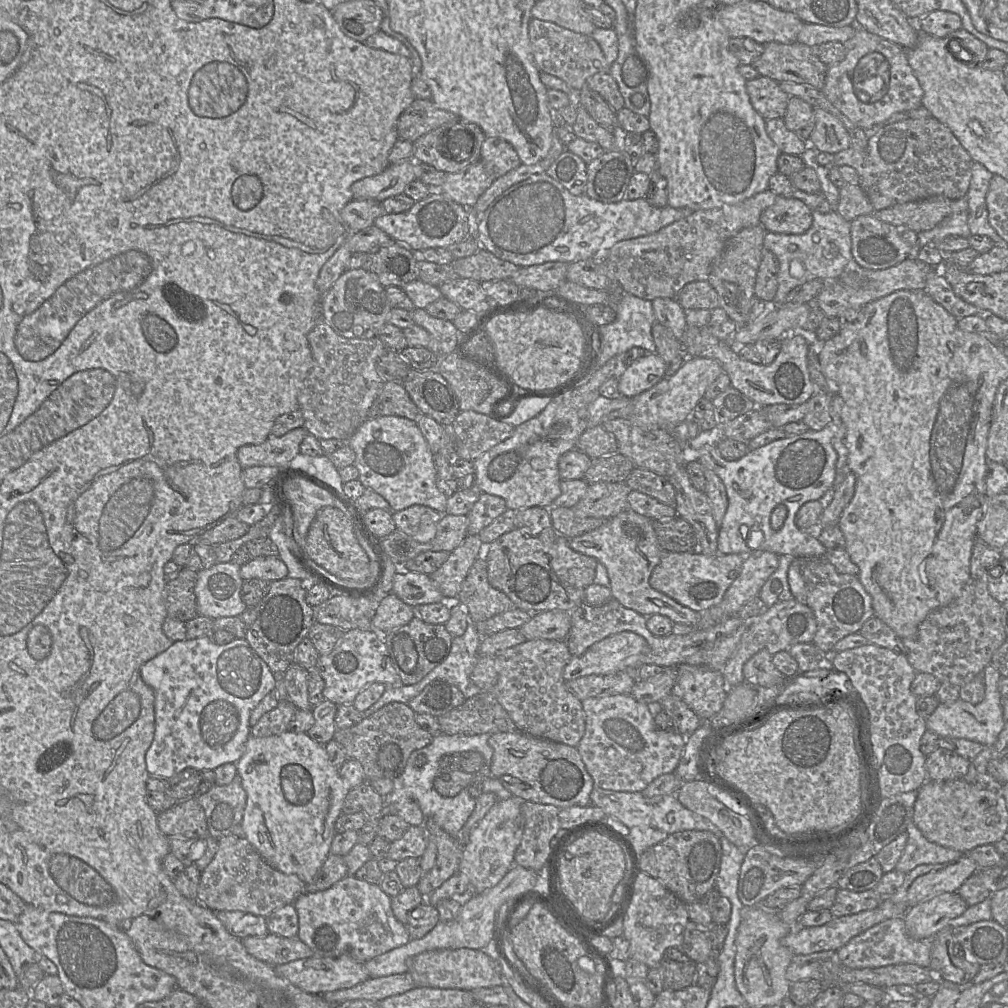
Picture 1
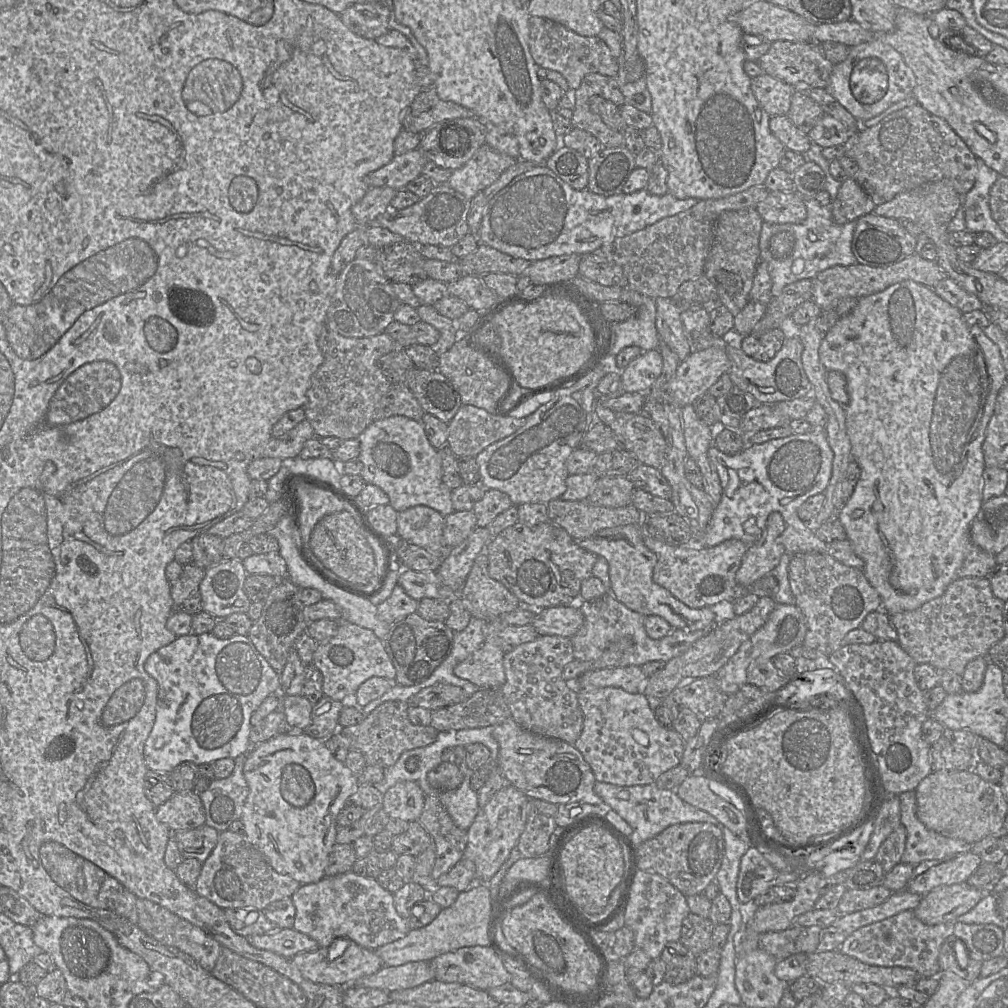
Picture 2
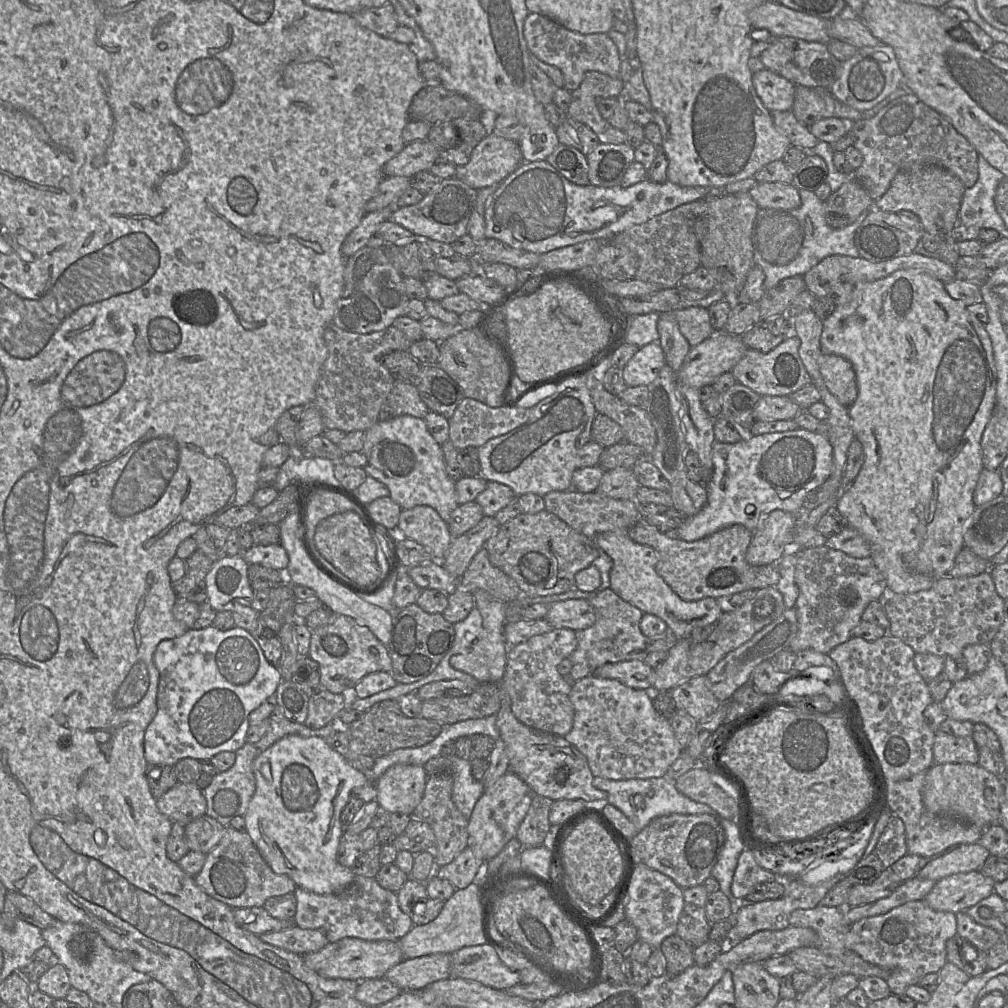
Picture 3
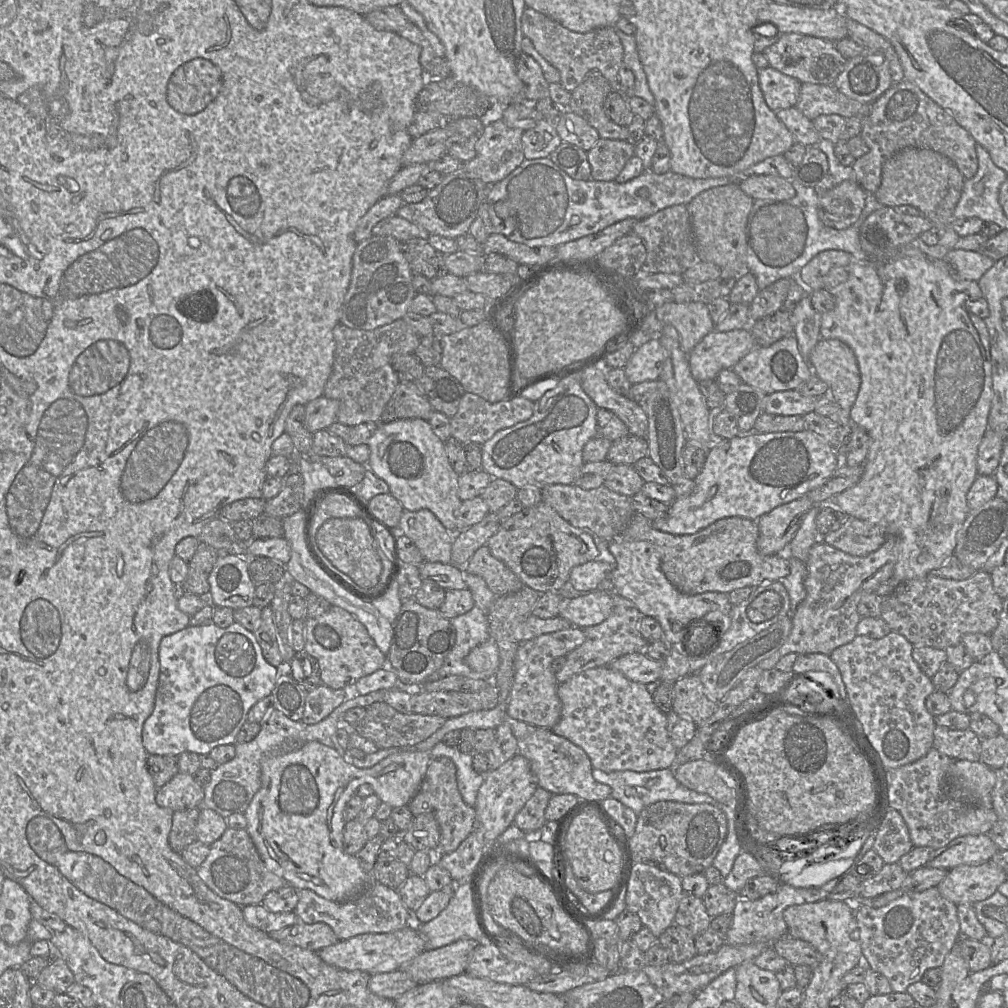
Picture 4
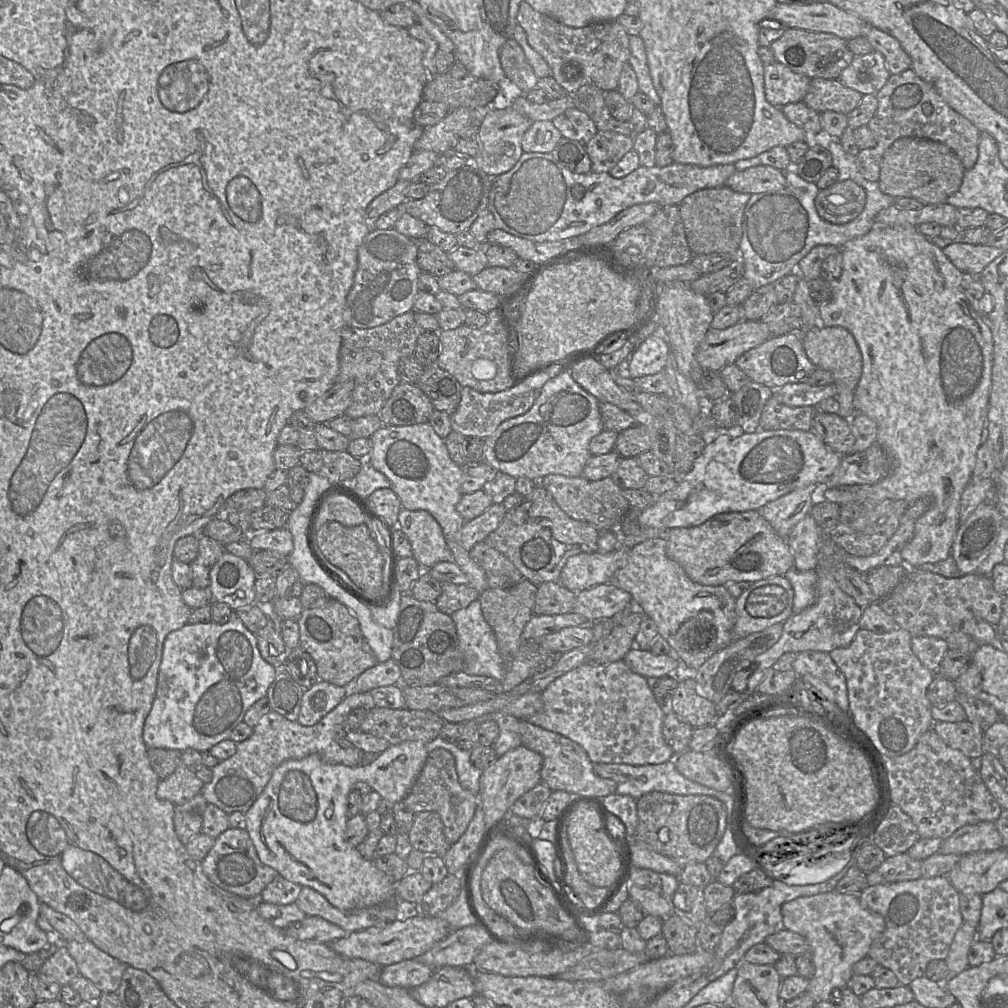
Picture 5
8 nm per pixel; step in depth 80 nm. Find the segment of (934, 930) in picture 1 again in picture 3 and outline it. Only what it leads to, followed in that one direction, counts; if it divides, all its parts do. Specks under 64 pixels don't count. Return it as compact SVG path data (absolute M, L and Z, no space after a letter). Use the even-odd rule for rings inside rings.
M979 870L956 873L937 881L923 899L935 911L965 911L995 892L996 882Z

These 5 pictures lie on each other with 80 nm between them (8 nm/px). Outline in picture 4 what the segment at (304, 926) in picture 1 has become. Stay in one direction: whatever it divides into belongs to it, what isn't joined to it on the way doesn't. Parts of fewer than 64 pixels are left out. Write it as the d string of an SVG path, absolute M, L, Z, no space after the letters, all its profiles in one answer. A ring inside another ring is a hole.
M373 879L358 896L344 902L324 899L309 889L298 890L298 903L294 912L299 922L306 924L326 923L340 941L361 934L397 931L408 926L413 920L413 914L405 907L398 891Z

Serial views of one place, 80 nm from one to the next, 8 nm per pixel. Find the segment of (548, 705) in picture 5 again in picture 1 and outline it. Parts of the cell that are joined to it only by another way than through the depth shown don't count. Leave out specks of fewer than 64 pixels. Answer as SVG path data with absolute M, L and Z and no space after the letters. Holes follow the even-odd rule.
M630 694L591 697L581 703L585 714L585 733L577 749L594 785L606 790L642 792L657 777L675 771L684 752L686 737L658 730L648 704L637 701Z

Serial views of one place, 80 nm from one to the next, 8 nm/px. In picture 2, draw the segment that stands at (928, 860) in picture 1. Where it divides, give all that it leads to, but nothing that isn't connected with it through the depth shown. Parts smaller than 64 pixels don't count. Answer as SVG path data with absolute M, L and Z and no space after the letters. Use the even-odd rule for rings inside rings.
M915 790L899 794L898 799L901 824L907 832L901 862L916 866L925 860L943 859L971 851L972 844L928 829L918 819Z

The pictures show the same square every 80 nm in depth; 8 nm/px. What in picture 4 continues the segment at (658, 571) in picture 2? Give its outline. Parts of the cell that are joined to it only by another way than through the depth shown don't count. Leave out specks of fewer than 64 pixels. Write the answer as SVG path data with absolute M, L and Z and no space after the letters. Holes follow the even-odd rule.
M634 512L623 532L623 539L648 541L659 548L661 570L681 593L696 595L705 592L731 591L743 587L755 588L762 583L785 578L790 573L787 553L762 555L758 552L757 521L734 516L722 518L691 535L674 535L655 529L652 521Z

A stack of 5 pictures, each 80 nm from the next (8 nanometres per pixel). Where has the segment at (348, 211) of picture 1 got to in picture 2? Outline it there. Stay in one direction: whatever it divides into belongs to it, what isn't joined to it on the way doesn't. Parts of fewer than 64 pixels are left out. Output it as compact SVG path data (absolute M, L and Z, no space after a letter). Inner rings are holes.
M388 186L369 188L364 197L352 207L352 214L358 225L371 225L390 208L396 190Z

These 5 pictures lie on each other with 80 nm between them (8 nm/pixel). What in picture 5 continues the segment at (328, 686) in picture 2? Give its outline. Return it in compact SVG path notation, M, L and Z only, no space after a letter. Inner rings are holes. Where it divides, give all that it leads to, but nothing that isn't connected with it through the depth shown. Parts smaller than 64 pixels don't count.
M325 597L297 618L300 647L313 658L318 679L337 686L345 686L378 662L373 650L365 640L357 618L340 602Z

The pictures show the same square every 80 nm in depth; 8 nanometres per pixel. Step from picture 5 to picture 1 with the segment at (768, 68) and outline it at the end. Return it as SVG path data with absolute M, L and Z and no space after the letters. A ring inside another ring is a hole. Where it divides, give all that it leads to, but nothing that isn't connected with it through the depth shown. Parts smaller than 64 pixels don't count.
M759 75L746 82L746 89L753 108L766 121L785 116L791 96L780 88L780 83Z

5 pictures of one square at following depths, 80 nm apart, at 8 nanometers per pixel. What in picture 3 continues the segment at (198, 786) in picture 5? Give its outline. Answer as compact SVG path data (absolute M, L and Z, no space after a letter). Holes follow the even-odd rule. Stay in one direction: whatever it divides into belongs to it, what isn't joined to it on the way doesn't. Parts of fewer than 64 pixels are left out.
M195 782L176 783L157 799L157 807L172 822L187 825L206 814L206 798Z

